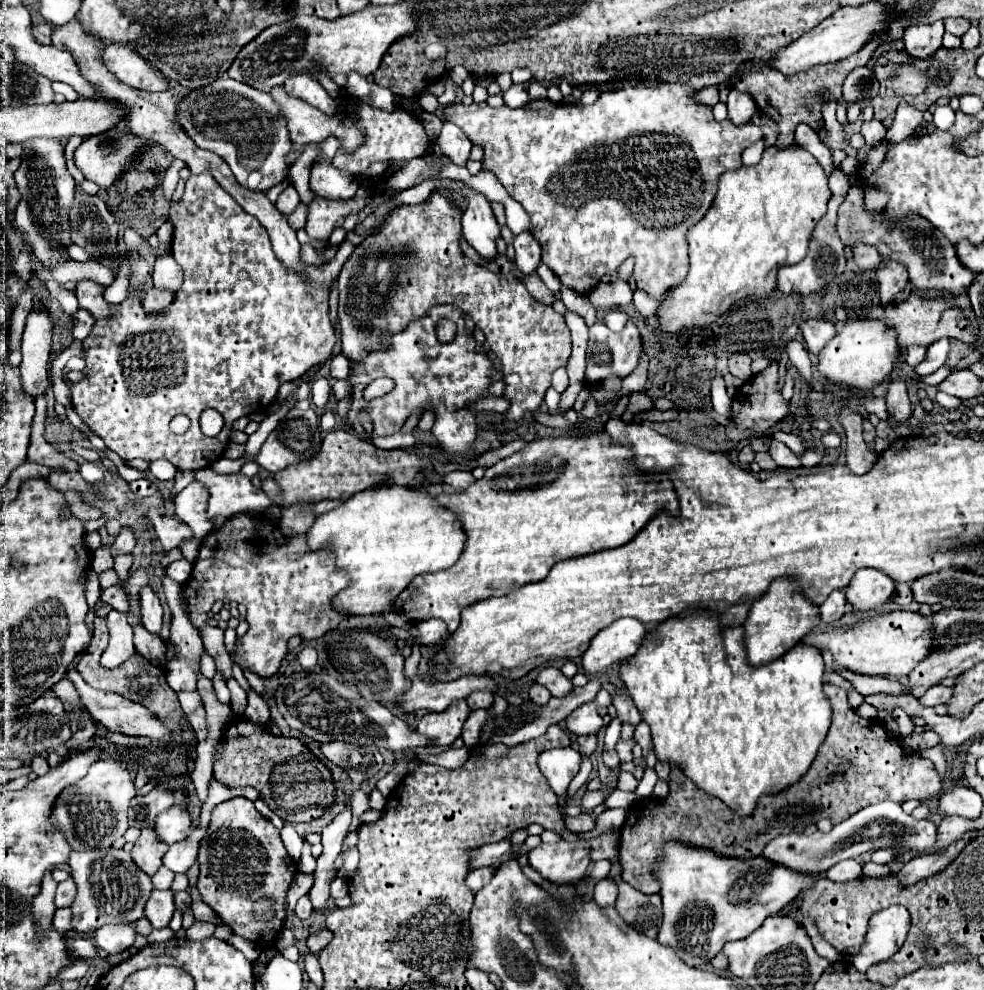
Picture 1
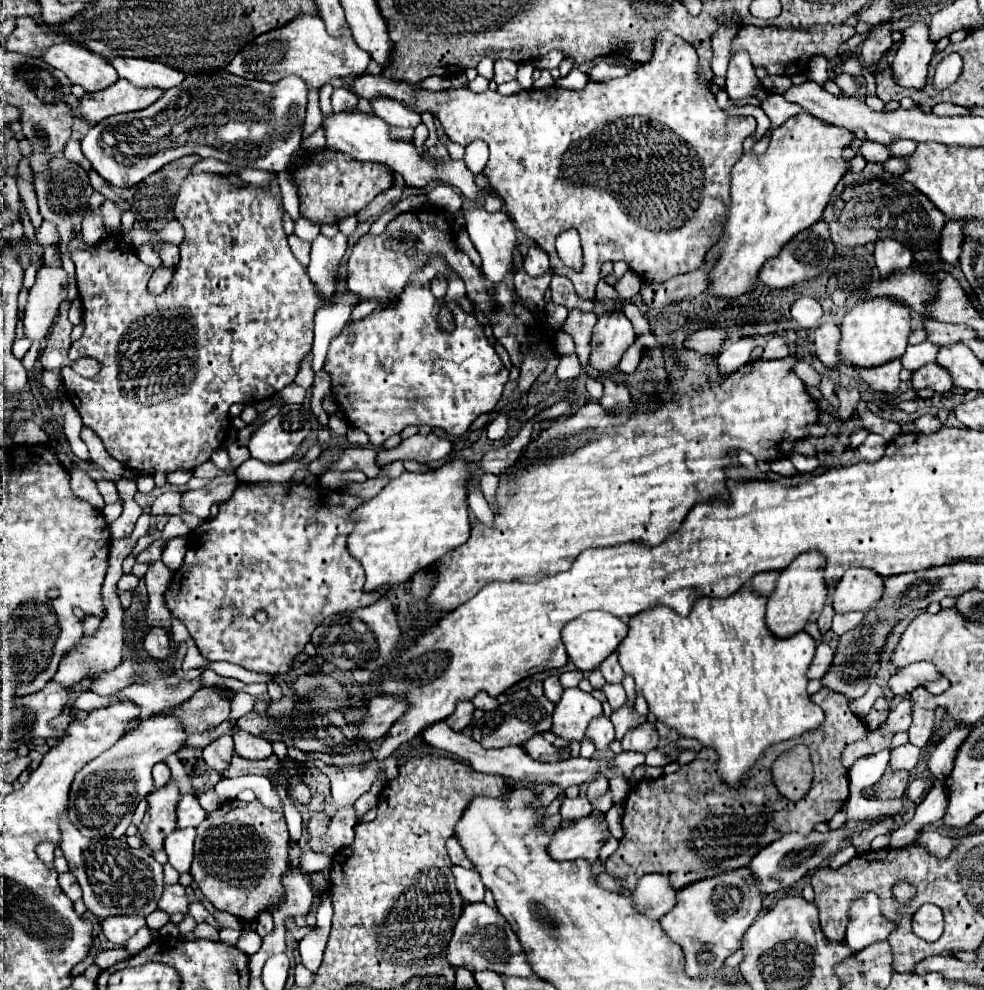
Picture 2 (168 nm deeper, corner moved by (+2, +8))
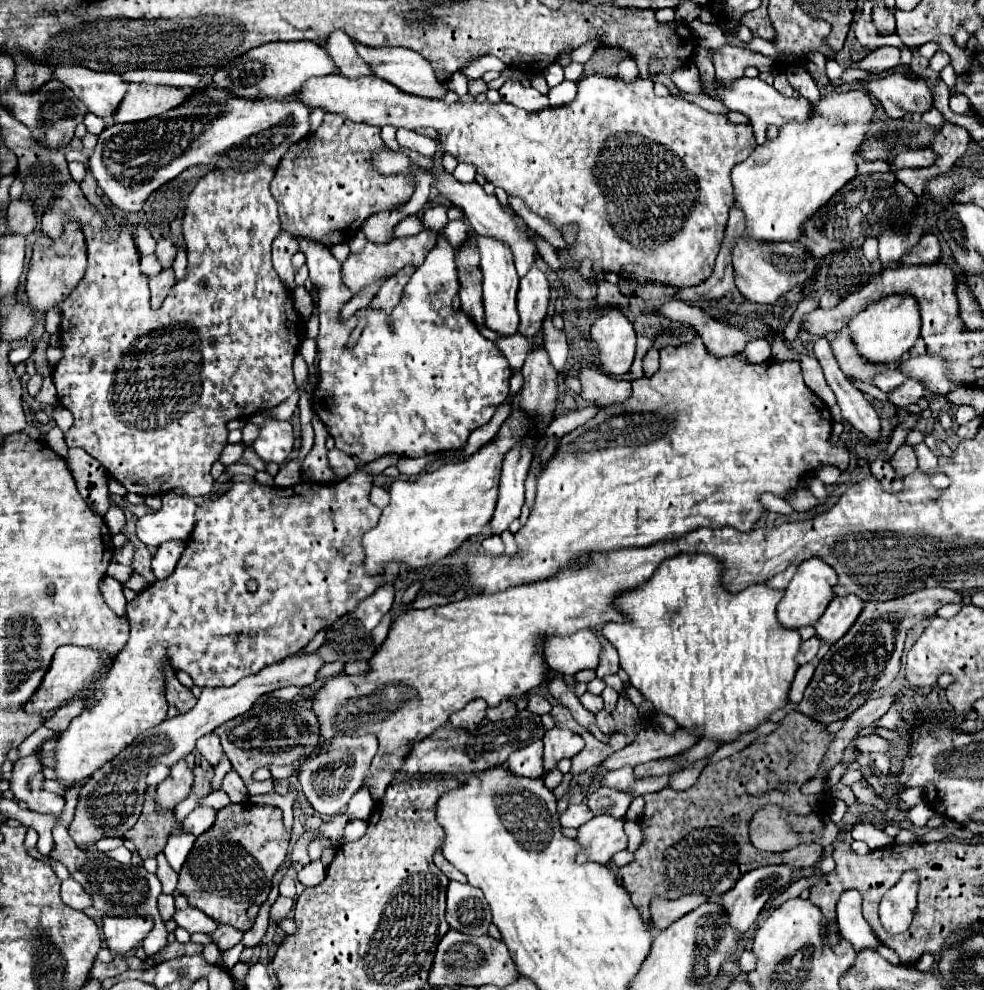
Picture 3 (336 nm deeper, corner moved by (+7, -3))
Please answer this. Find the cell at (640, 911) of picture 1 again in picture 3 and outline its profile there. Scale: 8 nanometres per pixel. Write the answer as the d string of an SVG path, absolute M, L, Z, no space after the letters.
M681 896L677 900L669 900L669 898L653 898L651 902L651 926L655 930L665 930L669 926L669 922L675 922L677 918L681 918L683 914L691 912L693 908L697 908L701 902L705 902L705 896Z

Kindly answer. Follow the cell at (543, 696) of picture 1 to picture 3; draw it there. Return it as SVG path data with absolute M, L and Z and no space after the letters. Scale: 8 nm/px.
M531 696L527 702L527 710L533 714L547 714L551 710L551 704L543 696Z

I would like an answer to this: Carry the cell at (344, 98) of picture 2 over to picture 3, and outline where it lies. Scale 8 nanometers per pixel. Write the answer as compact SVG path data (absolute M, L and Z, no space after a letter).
M327 112L315 134L289 148L271 182L283 230L333 246L349 242L371 214L405 204L413 194L415 182L401 174L381 176L369 166L371 152L383 146L379 128L349 122L341 114Z

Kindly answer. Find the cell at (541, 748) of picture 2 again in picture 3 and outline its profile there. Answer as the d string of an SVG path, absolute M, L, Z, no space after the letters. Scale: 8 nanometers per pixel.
M535 740L533 744L525 746L523 750L515 750L509 760L509 770L517 776L527 776L527 778L543 778L545 768L543 768L543 742Z

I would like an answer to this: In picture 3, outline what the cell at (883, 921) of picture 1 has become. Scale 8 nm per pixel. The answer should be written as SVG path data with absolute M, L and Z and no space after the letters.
M847 890L841 894L837 902L837 922L839 922L839 934L851 946L855 952L859 950L875 950L879 946L877 936L873 934L871 926L865 922L861 914L861 894L857 890Z

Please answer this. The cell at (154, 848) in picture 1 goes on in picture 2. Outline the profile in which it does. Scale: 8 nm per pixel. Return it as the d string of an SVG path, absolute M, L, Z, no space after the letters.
M170 781L148 795L148 811L140 825L140 835L150 851L162 849L164 839L176 829L176 805L180 795L176 781Z

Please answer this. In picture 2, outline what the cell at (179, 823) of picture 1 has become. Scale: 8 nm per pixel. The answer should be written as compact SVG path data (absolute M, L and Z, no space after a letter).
M182 795L178 803L178 827L198 827L206 819L206 811L194 795Z

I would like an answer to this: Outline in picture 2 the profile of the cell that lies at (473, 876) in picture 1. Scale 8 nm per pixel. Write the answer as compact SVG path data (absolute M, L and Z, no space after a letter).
M454 867L454 881L458 887L458 893L462 895L464 903L480 903L484 901L484 883L480 875L474 869L464 869L464 867Z

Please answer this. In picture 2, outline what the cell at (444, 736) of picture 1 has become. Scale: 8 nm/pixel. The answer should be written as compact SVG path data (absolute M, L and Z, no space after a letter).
M460 701L456 705L456 711L446 719L446 723L454 729L454 731L462 731L470 721L472 721L472 715L474 715L474 705L472 701Z

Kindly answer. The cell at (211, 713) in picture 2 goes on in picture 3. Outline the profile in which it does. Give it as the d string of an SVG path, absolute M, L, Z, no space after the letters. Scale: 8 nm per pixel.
M209 732L209 734L201 736L201 738L197 740L197 750L199 750L199 754L201 754L209 764L217 764L217 762L221 760L221 756L223 756L221 742L219 742L219 738L217 738L215 732Z

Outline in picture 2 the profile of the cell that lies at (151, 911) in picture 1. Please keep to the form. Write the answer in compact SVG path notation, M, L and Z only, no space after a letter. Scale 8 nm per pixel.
M176 883L176 885L168 885L168 887L164 887L164 893L162 893L162 899L160 899L158 907L160 907L162 911L166 911L168 915L172 915L172 913L188 915L190 899L186 897L184 887L182 887L180 883Z

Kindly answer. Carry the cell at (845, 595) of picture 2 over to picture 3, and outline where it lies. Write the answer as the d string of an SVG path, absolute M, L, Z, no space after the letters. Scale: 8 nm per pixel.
M855 594L849 596L835 596L827 610L823 612L823 616L815 622L815 630L817 636L823 642L837 642L841 636L847 634L847 630L853 626L853 622L857 620L857 616L863 610L863 600Z

